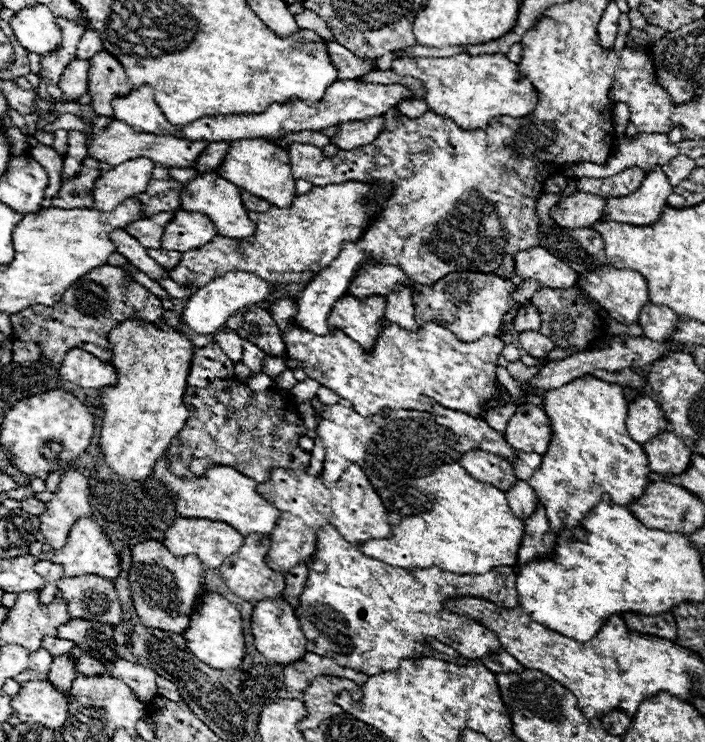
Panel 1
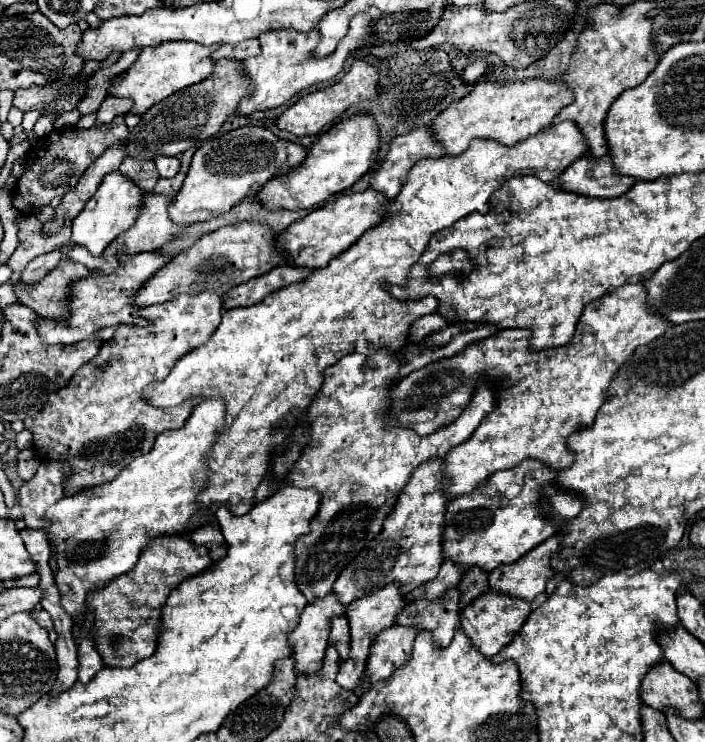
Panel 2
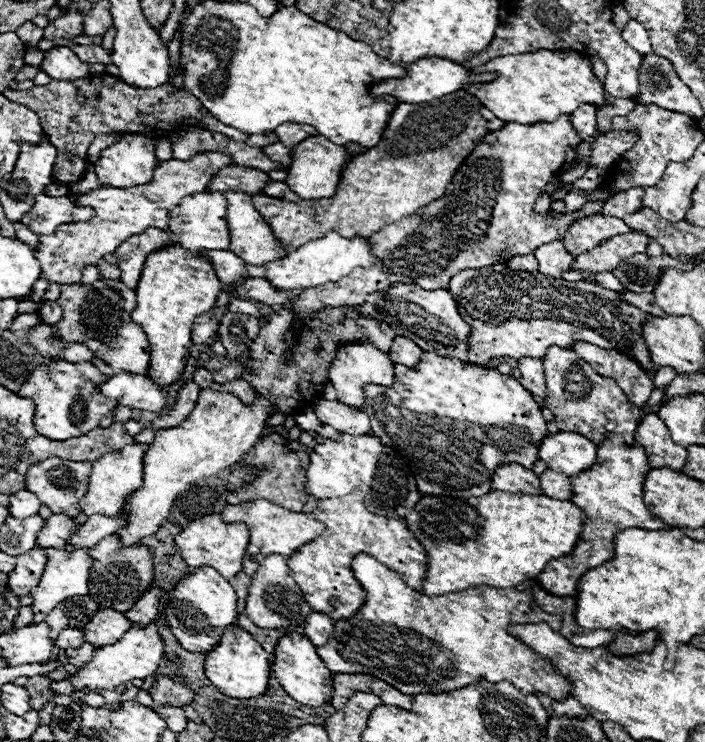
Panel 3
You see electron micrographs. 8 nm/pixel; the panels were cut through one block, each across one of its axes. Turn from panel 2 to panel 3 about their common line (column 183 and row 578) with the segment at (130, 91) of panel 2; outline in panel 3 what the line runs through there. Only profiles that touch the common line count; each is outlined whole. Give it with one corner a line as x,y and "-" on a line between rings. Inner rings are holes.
46,548
48,552
48,568
44,568
44,580
40,580
40,588
32,590
32,612
34,612
34,624
44,622
46,614
62,600
70,598
70,596
84,596
88,594
88,576
90,576
90,568
92,568
92,558
88,556
86,548
64,548
64,550
56,550
56,548

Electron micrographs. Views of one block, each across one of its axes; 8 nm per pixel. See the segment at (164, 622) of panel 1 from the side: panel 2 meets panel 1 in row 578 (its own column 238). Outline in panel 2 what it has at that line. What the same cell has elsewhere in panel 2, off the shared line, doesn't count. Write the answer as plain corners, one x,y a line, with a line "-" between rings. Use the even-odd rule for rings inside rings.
244,126
220,138
212,138
194,152
190,170
174,204
170,204
168,214
176,224
186,226
222,216
244,198
254,196
270,178
300,166
304,158
306,148
282,140
262,126

